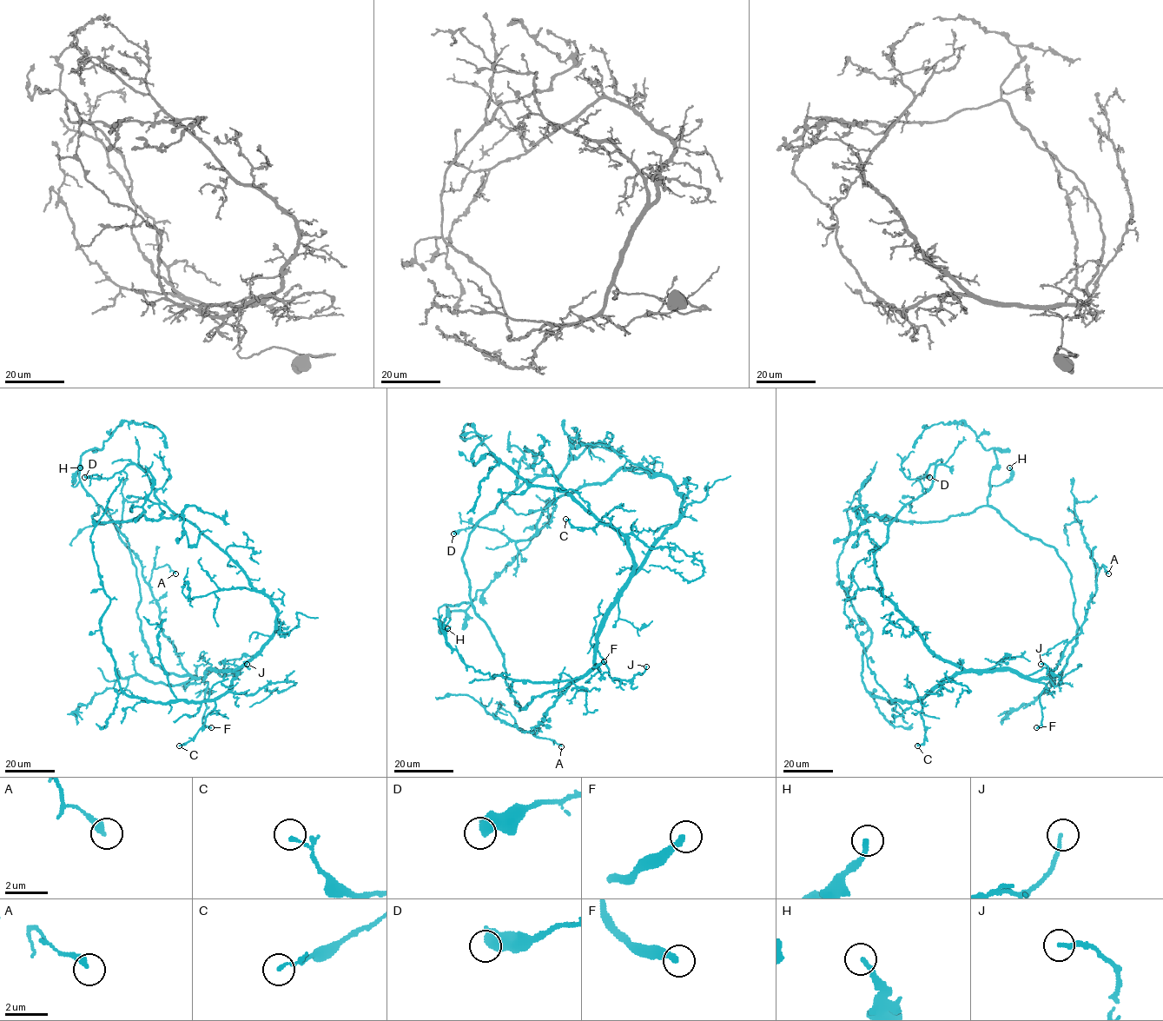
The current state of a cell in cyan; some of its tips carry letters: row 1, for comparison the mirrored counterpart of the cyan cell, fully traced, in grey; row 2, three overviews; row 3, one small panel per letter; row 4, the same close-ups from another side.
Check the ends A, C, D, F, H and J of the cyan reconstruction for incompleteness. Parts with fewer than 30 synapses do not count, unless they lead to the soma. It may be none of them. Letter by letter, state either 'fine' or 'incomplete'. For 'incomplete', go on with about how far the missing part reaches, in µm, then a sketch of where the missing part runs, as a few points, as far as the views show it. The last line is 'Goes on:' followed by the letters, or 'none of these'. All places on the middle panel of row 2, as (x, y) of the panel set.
A: fine
C: fine
D: fine
F: incomplete | 80 µm | (604, 661), (614, 645), (605, 603), (617, 592), (628, 592), (650, 640), (678, 670), (675, 675)
H: fine
J: fine
Goes on: F

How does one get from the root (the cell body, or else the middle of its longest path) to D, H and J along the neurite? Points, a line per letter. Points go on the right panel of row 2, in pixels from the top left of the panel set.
D: (1043, 679), (944, 661), (881, 593), (874, 553), (897, 513), (930, 487), (935, 464), (923, 479), (929, 477)
H: (1043, 679), (1061, 672), (1075, 643), (1074, 595), (1056, 550), (987, 504), (988, 482), (1002, 484), (1009, 467)
J: (1043, 679), (1031, 679), (1027, 676), (1048, 668), (1052, 677), (1047, 666), (1040, 664)

